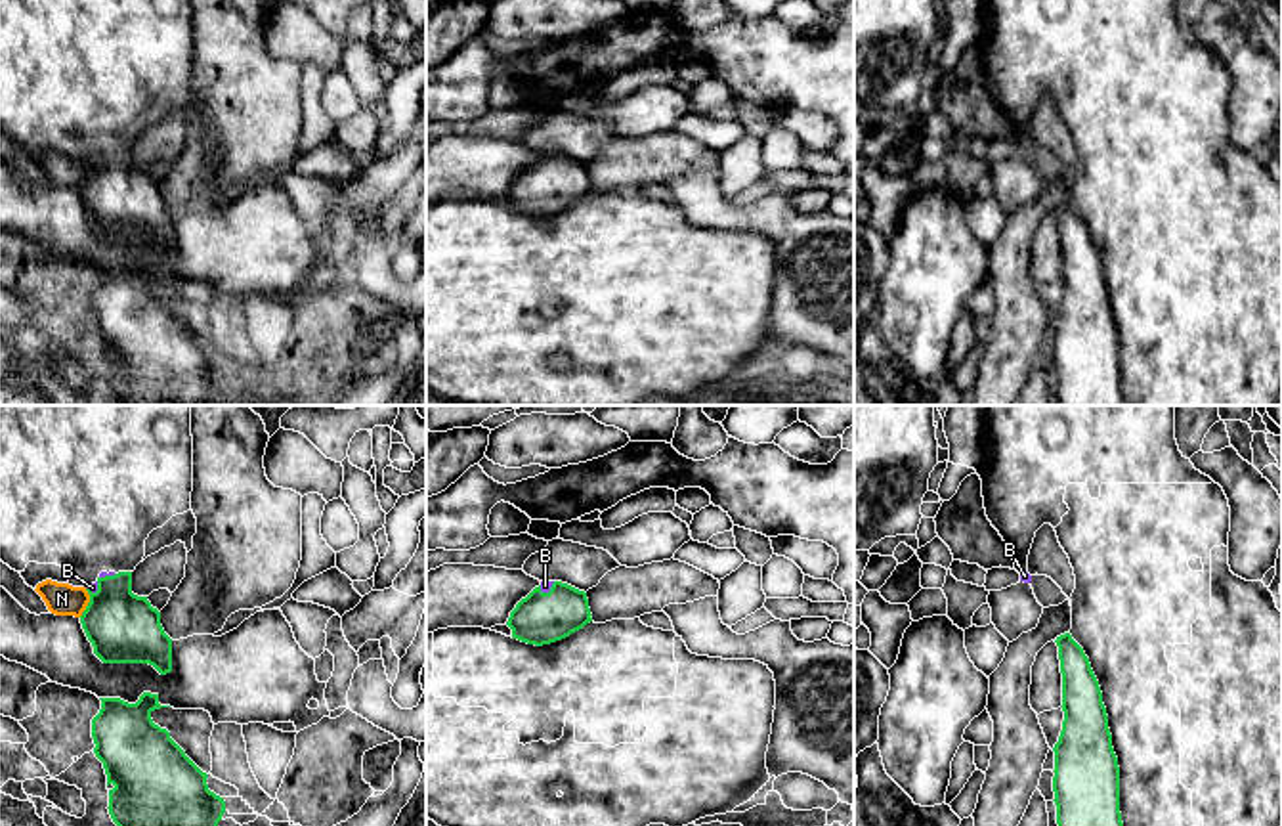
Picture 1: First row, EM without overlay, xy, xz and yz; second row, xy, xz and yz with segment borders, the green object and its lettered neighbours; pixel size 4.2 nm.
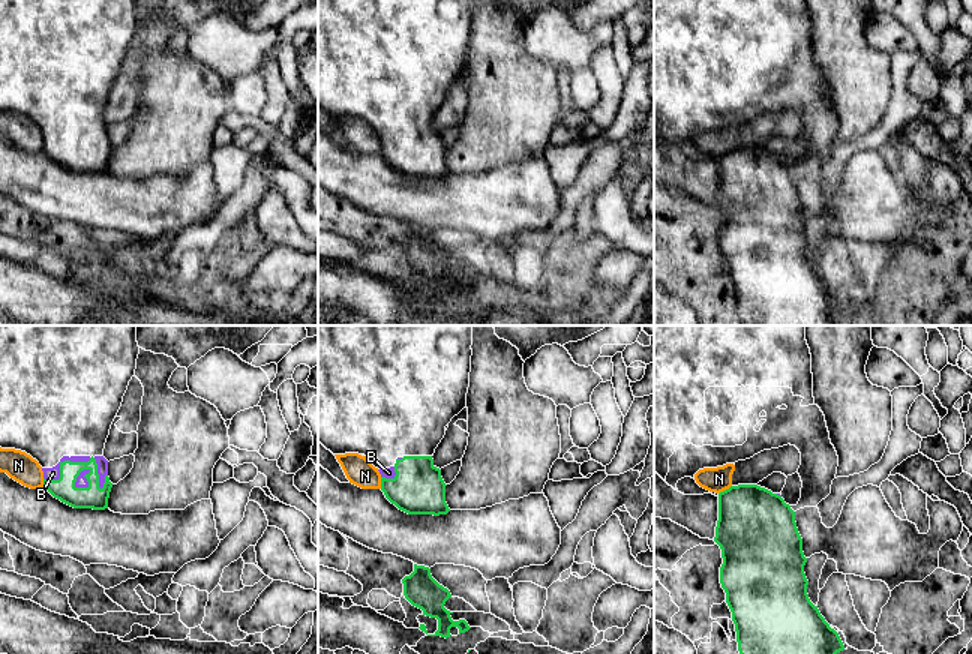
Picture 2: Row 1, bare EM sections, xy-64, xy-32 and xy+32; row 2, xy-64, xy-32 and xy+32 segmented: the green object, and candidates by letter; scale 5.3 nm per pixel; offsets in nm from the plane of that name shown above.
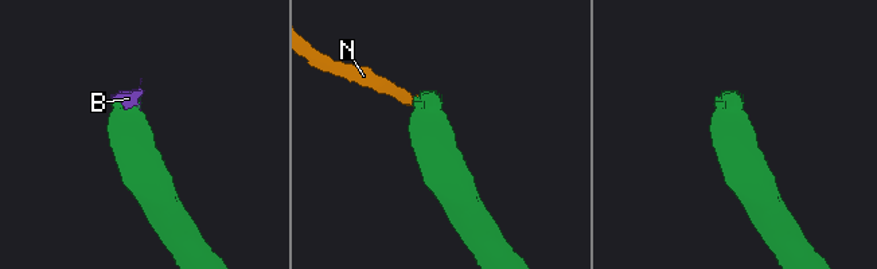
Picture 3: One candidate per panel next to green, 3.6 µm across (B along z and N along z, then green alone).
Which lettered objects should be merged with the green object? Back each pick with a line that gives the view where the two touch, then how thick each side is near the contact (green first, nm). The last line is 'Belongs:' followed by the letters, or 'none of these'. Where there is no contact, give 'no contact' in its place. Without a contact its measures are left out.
B: xz | 220/50 nm
Belongs: B

